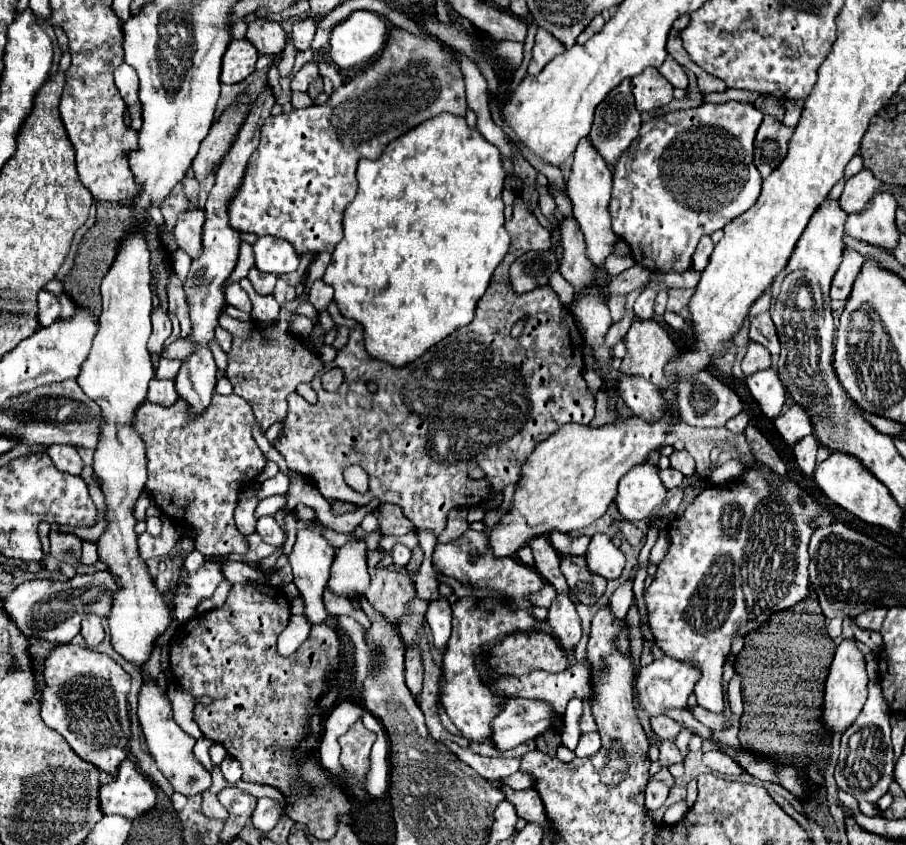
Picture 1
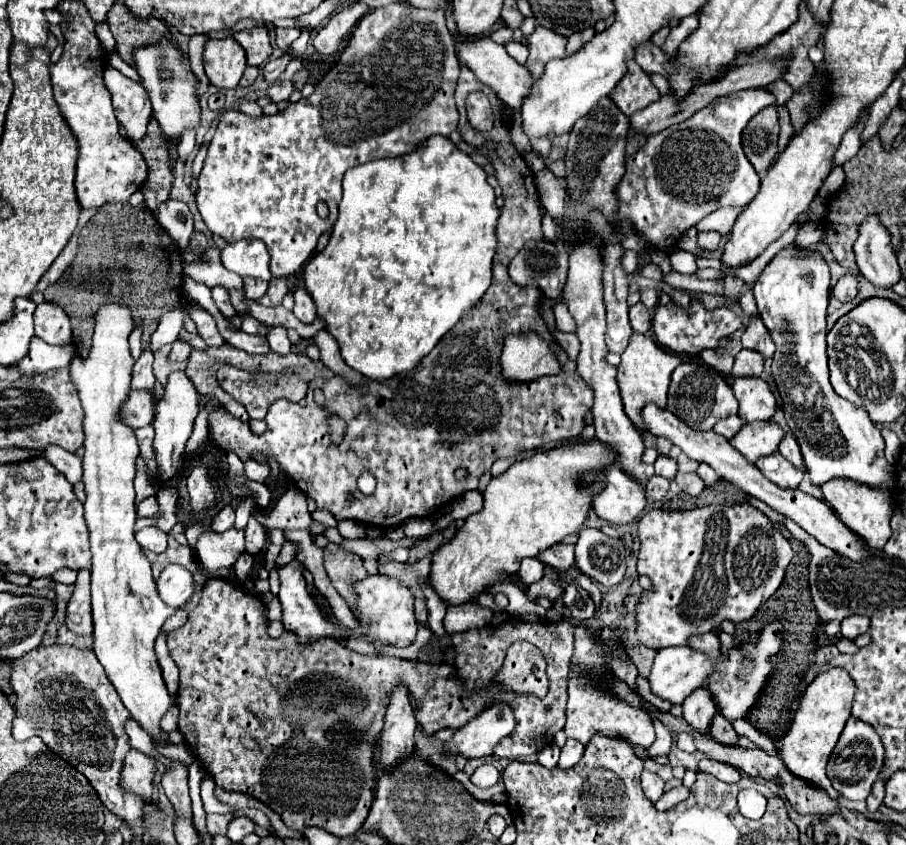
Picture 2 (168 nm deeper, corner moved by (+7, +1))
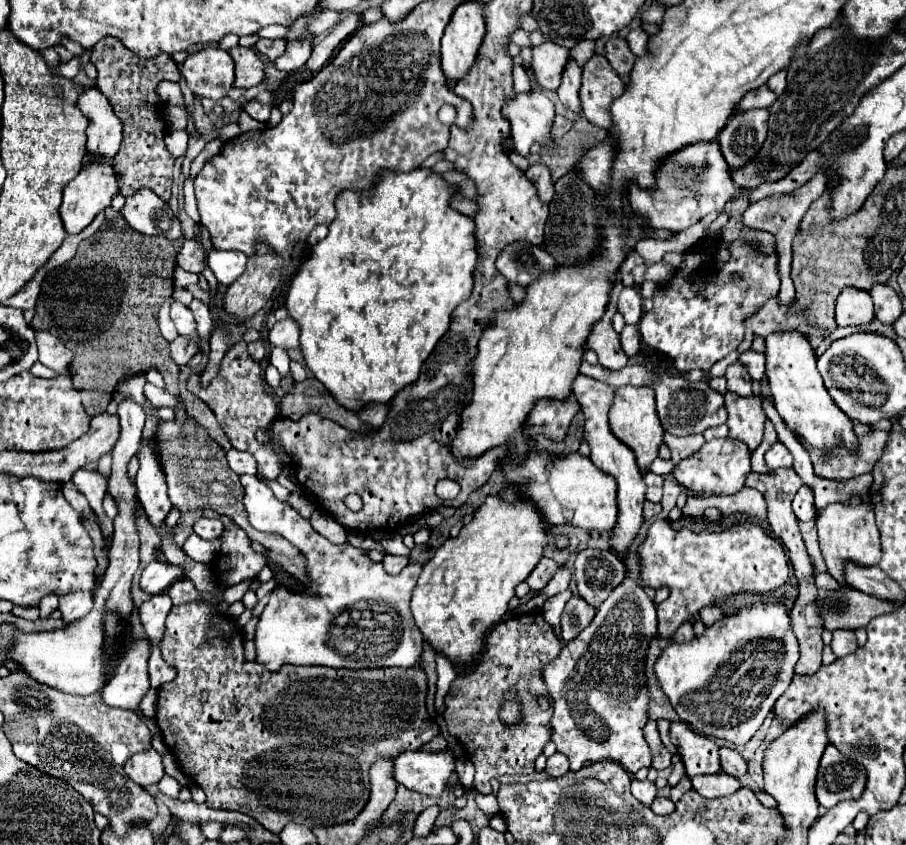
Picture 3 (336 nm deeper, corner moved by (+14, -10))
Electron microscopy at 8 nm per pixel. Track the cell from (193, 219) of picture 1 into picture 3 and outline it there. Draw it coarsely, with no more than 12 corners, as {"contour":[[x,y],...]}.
{"contour":[[148,188],[120,214],[140,234],[182,236],[170,206]]}

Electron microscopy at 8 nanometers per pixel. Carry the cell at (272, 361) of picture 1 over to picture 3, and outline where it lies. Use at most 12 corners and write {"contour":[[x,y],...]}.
{"contour":[[246,342],[226,352],[218,374],[188,392],[212,408],[236,450],[274,480],[284,460],[256,440],[278,416]]}

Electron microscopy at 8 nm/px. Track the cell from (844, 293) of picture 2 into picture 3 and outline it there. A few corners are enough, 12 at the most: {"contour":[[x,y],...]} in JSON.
{"contour":[[842,290],[838,326],[864,326],[876,316],[870,294]]}

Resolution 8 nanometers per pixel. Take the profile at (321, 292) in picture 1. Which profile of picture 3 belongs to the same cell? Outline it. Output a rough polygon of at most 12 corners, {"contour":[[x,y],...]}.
{"contour":[[292,318],[280,320],[268,332],[270,346],[298,346],[300,330]]}

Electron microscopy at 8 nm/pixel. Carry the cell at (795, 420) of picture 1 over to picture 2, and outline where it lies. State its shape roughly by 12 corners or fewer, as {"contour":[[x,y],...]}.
{"contour":[[775,421],[745,423],[731,445],[747,461],[777,451],[785,431]]}

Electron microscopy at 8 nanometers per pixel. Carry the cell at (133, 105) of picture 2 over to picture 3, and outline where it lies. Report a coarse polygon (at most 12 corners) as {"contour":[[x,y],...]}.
{"contour":[[90,88],[78,98],[88,118],[88,154],[114,158],[122,126],[108,100]]}

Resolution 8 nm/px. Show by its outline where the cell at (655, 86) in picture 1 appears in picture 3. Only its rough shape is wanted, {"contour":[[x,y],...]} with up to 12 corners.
{"contour":[[594,54],[582,70],[582,114],[608,128],[624,82]]}

